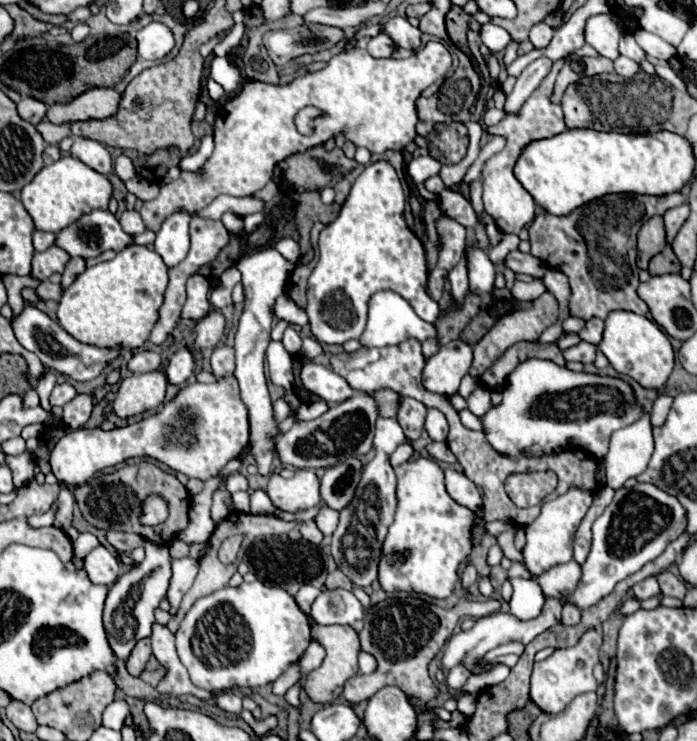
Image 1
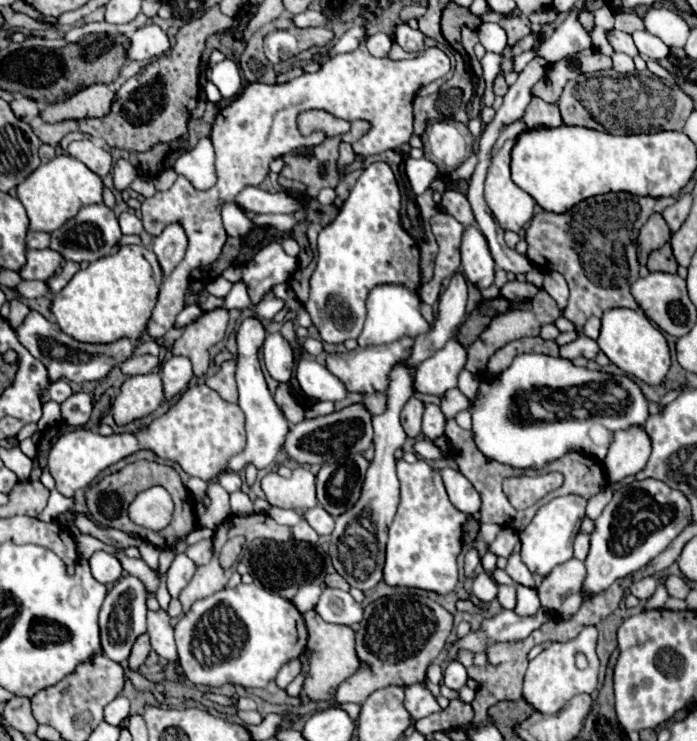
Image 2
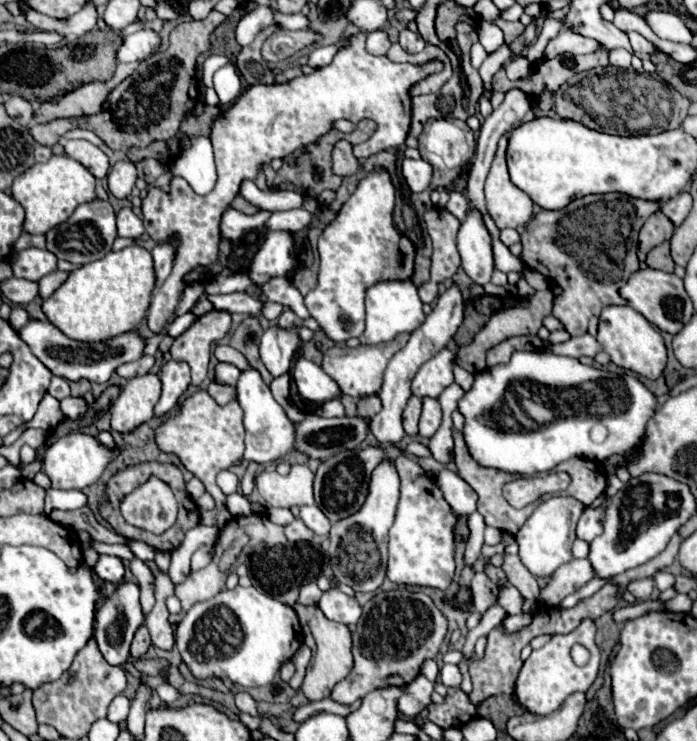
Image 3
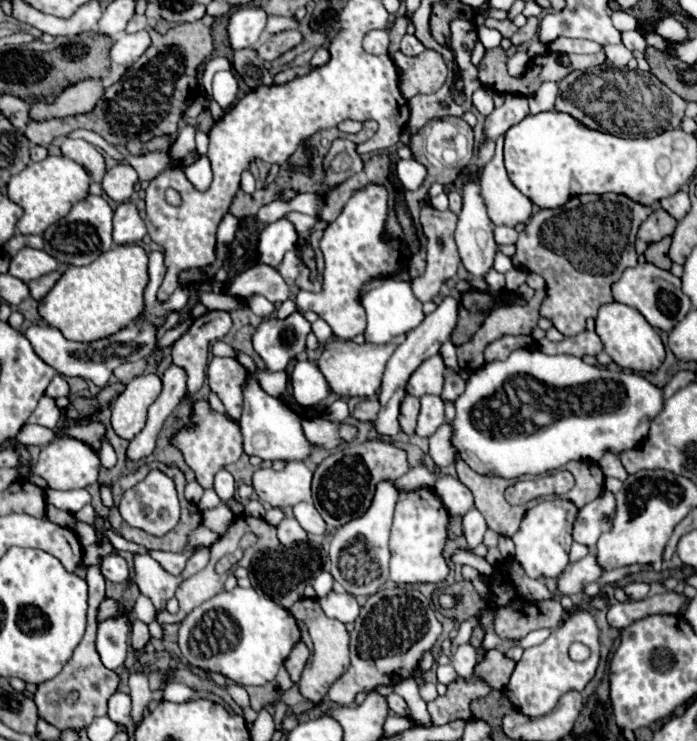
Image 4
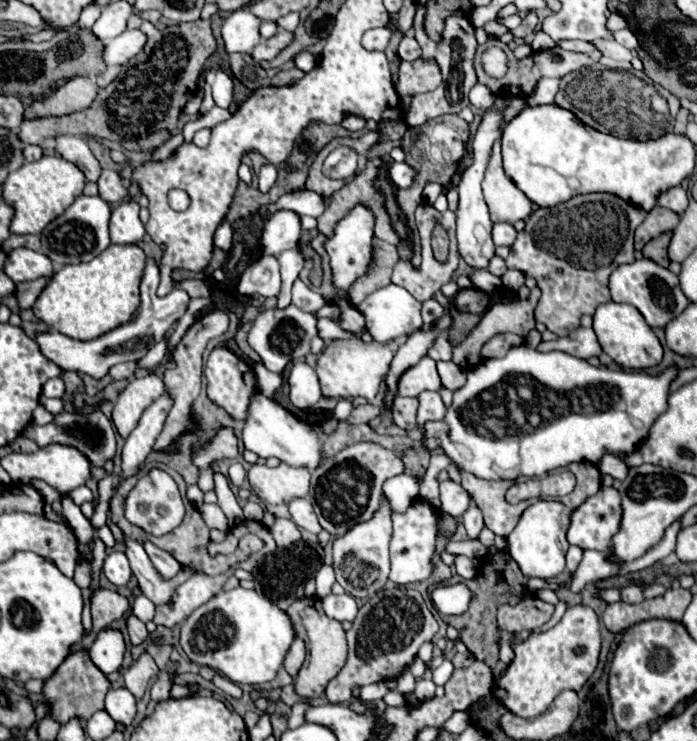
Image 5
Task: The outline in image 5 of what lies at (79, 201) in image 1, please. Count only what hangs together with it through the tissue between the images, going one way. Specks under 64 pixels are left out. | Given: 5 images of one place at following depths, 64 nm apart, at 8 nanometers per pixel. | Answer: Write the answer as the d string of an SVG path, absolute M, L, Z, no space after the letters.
M42 156L36 162L26 162L16 172L10 172L4 182L2 198L16 210L10 230L14 234L40 234L64 208L68 208L68 204L72 204L72 200L76 200L76 196L82 196L84 184L86 180L80 168L60 156Z

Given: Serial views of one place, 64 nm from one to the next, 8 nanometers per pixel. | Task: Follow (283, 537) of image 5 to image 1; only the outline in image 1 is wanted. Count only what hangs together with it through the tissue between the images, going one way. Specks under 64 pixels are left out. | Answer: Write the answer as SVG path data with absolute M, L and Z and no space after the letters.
M306 520L300 524L300 532L302 532L302 538L312 542L312 544L320 544L324 540L324 534L316 528L316 522L314 520Z

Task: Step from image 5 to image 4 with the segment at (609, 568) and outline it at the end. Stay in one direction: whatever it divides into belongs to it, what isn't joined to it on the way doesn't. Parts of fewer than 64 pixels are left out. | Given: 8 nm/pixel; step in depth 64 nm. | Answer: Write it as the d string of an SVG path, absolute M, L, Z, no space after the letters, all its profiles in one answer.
M590 554L578 562L568 564L568 568L556 578L556 588L560 594L578 594L582 588L594 580L598 580L602 568L596 564L596 558Z

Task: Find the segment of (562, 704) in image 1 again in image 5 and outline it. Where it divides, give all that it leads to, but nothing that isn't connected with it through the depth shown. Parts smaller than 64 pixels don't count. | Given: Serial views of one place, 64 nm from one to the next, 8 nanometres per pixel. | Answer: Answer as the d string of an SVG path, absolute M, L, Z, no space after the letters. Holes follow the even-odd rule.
M570 606L564 614L564 618L554 626L550 628L548 632L544 634L532 634L530 640L526 640L524 644L518 644L514 646L514 652L516 652L516 658L514 662L508 666L506 674L502 674L502 678L498 678L494 682L494 688L492 688L492 694L510 710L514 712L516 716L522 716L522 718L536 718L540 716L540 712L546 712L552 704L552 700L562 692L562 690L580 690L584 686L584 682L594 674L596 670L596 664L599 662L600 655L600 624L599 619L596 618L594 610L588 608L588 606ZM574 646L584 646L586 648L586 654L582 656L576 656L572 652Z

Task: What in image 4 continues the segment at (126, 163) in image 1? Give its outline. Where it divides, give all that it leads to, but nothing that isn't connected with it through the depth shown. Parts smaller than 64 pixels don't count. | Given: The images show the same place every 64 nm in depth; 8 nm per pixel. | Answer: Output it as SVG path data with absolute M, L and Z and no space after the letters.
M116 164L114 168L110 168L102 180L102 188L104 192L116 200L116 202L126 202L132 196L132 188L134 182L138 180L136 170L130 164Z

